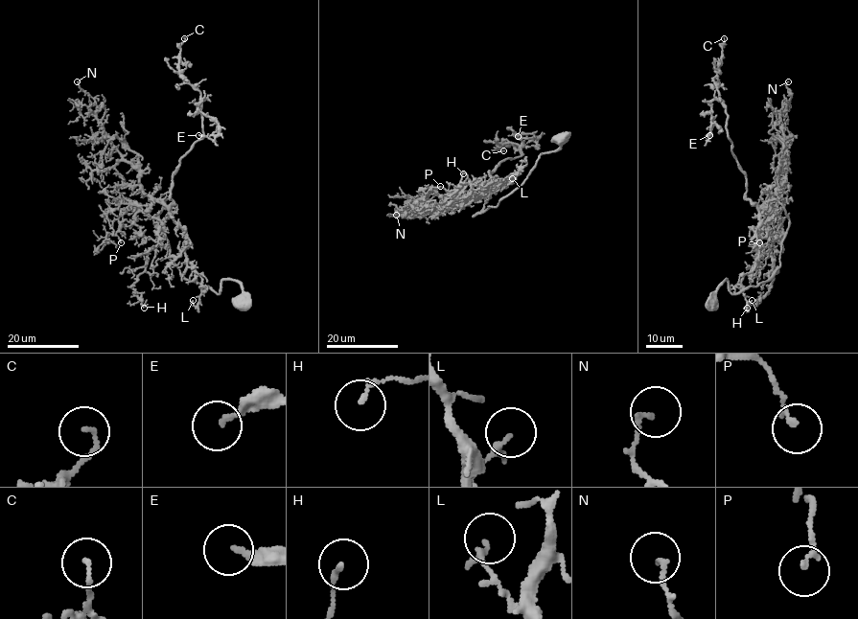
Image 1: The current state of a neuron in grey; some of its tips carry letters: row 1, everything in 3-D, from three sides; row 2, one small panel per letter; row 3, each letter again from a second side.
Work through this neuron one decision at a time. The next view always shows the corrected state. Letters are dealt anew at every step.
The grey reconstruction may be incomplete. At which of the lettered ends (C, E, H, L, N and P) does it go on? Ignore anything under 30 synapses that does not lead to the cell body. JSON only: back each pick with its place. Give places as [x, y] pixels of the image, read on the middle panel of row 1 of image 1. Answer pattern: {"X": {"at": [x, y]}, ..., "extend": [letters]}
{"extend": []}

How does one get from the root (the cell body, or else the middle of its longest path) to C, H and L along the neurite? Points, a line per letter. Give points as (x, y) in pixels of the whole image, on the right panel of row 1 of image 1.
C: (710, 304), (725, 280), (737, 294), (770, 279), (788, 225), (776, 199), (745, 197), (713, 80), (724, 38)
H: (710, 304), (725, 280), (737, 294), (779, 266), (788, 217), (776, 199), (765, 226), (773, 282), (747, 308)
L: (710, 304), (725, 280), (737, 294), (779, 266), (788, 217), (776, 199), (741, 282), (752, 300)

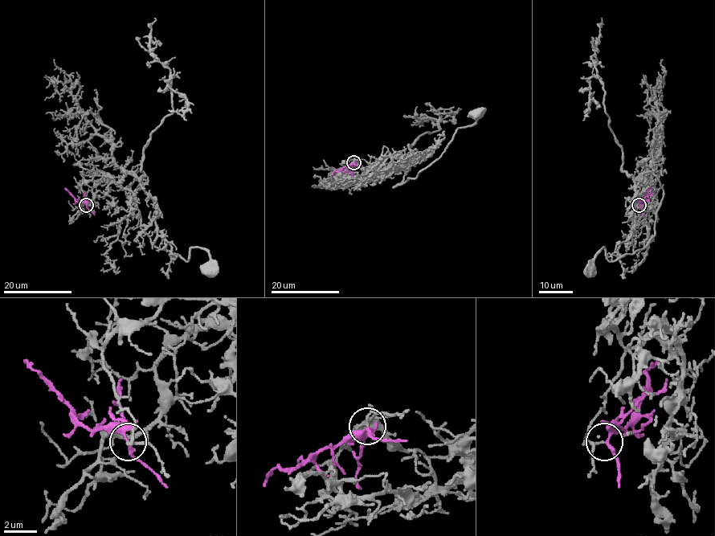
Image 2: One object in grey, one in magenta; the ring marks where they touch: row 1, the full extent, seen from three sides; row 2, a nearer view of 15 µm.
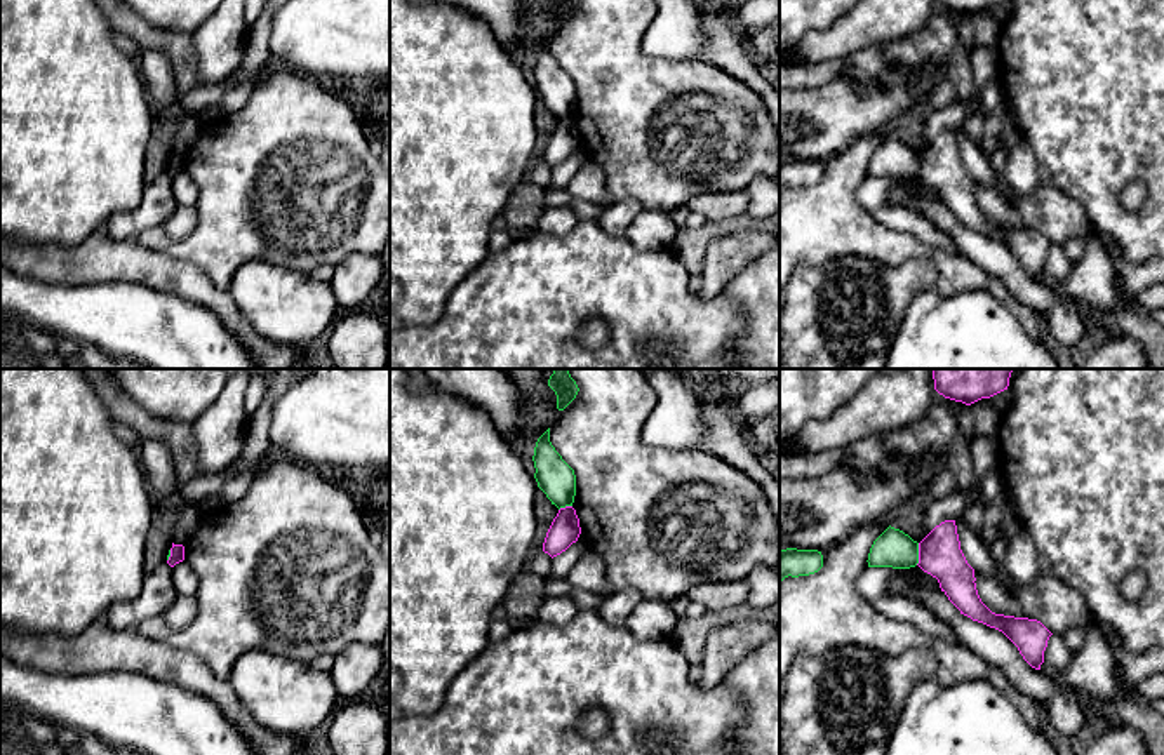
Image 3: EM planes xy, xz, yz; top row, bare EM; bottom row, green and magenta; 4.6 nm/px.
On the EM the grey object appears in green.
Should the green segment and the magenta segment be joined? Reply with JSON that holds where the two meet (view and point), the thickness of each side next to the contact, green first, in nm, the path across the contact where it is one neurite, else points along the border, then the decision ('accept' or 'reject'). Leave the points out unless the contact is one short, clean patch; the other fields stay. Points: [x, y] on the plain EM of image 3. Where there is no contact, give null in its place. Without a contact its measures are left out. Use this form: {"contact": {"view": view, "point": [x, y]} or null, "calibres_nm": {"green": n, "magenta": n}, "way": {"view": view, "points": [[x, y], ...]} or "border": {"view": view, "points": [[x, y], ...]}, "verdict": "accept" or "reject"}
{"contact": {"view": "yz", "point": [917, 164]}, "calibres_nm": {"green": 180, "magenta": 200}, "border": {"view": "yz", "points": [[919, 153], [919, 171], [916, 174]]}, "verdict": "reject"}

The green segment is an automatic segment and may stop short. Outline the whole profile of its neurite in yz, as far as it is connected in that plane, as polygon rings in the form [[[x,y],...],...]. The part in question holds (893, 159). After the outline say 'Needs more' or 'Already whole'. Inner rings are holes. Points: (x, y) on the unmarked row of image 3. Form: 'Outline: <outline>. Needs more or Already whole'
Outline: [[[887,137],[872,155],[868,177],[910,179],[919,174],[919,153],[900,139]]]. Already whole

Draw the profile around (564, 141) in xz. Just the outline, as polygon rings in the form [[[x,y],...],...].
[[[572,117],[560,118],[546,143],[543,162],[553,169],[576,153],[579,144],[581,137],[576,120]]]

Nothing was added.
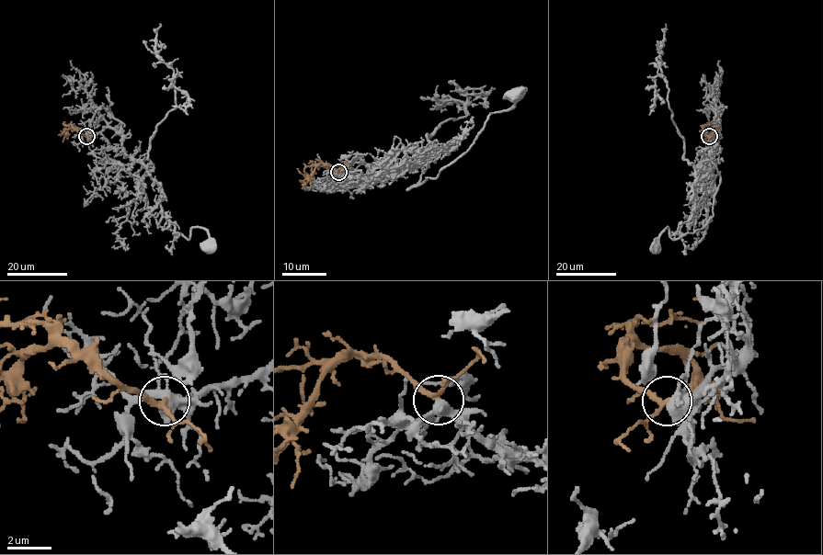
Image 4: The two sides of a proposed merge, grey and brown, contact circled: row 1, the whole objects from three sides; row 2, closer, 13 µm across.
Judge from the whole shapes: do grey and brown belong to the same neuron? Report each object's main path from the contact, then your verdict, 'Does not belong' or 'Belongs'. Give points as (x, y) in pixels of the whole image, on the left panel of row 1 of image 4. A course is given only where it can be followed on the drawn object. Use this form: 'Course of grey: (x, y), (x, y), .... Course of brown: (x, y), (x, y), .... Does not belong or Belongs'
Course of grey: (87, 136), (144, 160), (134, 180), (146, 209), (187, 239), (203, 228), (209, 247). Course of brown: (87, 136), (70, 129), (62, 141). Belongs

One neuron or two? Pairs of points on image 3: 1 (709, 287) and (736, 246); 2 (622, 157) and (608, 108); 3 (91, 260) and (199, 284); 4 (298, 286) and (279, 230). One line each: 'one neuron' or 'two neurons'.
1: one neuron
2: one neuron
3: one neuron
4: two neurons

